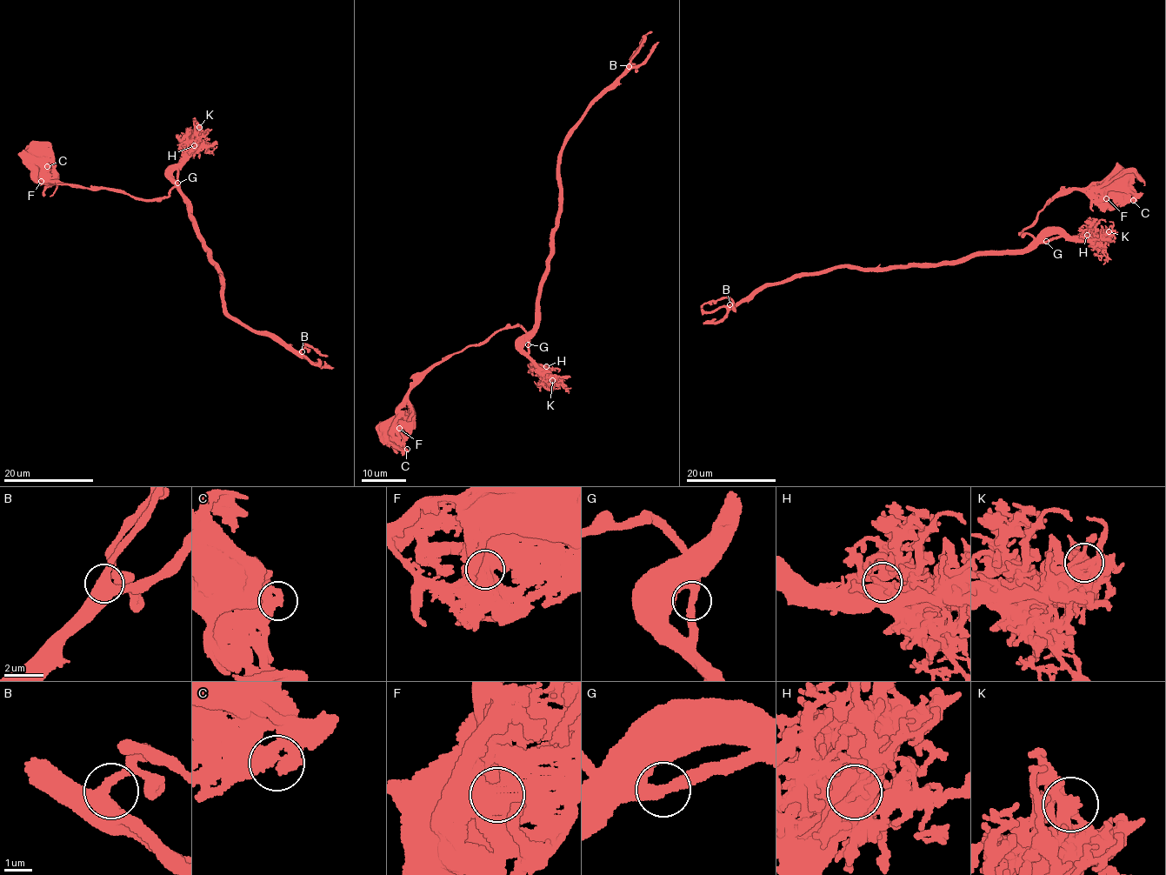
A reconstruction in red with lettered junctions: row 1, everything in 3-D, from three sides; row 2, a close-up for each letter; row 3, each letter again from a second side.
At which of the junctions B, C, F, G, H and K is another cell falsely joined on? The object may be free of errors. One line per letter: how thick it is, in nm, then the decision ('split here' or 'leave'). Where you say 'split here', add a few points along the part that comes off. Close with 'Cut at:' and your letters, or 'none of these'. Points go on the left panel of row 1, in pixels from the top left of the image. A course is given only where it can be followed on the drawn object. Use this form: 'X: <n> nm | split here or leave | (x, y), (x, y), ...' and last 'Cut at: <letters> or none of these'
B: 480 nm | leave
C: 340 nm | leave
F: 360 nm | leave
G: 360 nm | leave
H: 340 nm | leave
K: 380 nm | leave
Cut at: none of these

